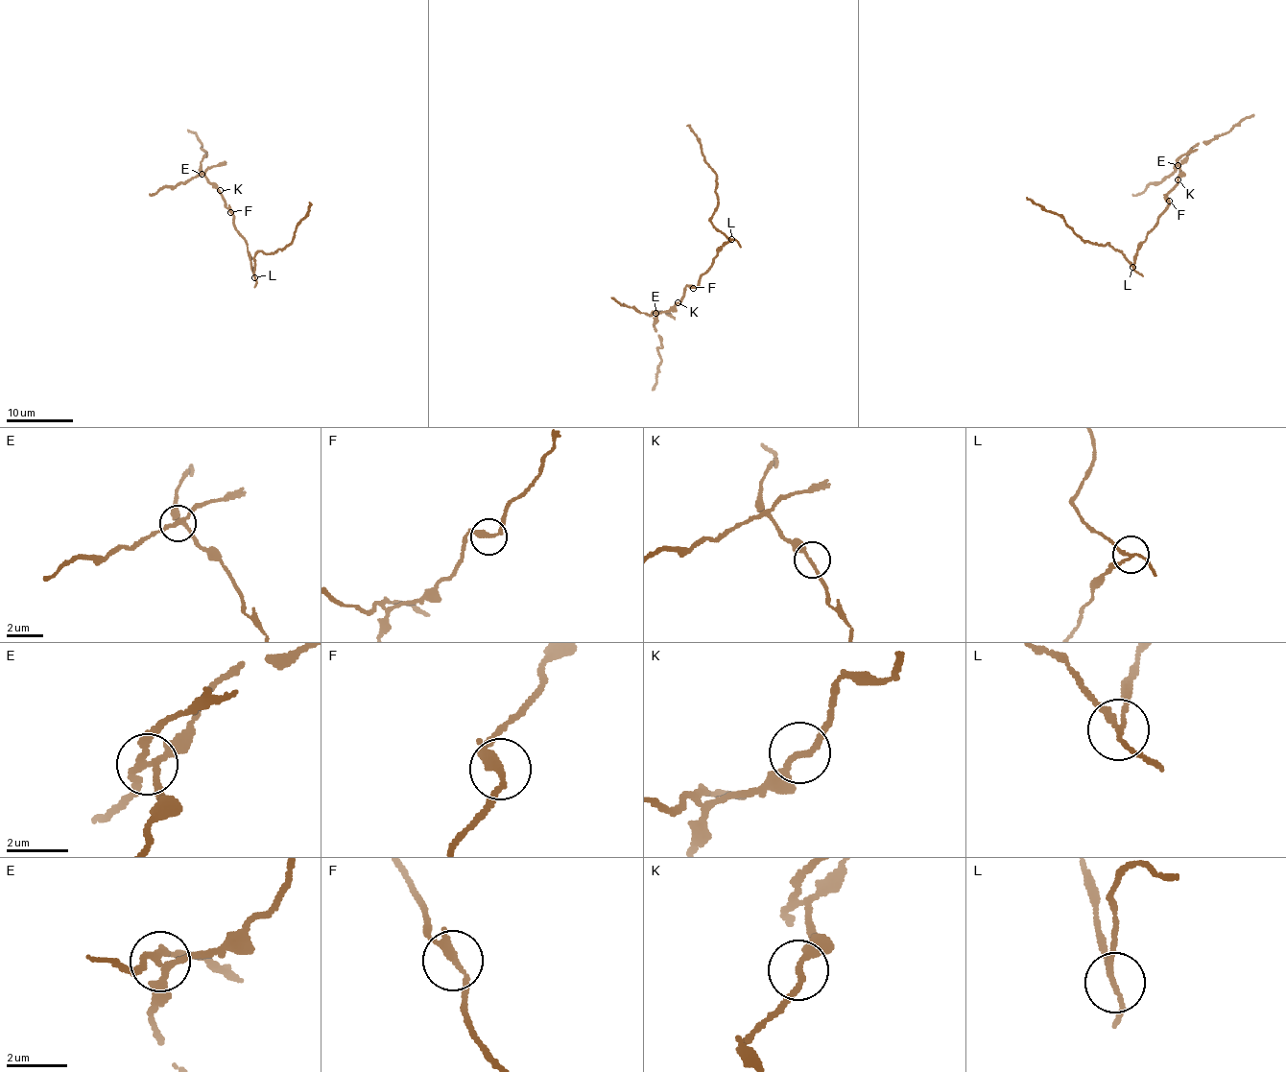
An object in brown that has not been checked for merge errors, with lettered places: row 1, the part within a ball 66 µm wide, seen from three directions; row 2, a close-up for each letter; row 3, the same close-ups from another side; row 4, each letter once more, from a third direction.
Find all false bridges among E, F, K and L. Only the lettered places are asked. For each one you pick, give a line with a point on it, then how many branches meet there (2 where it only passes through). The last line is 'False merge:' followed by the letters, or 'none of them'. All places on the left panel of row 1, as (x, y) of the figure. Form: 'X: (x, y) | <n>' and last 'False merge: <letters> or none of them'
E: (202, 174) | 4
L: (254, 277) | 3
False merge: E, L

